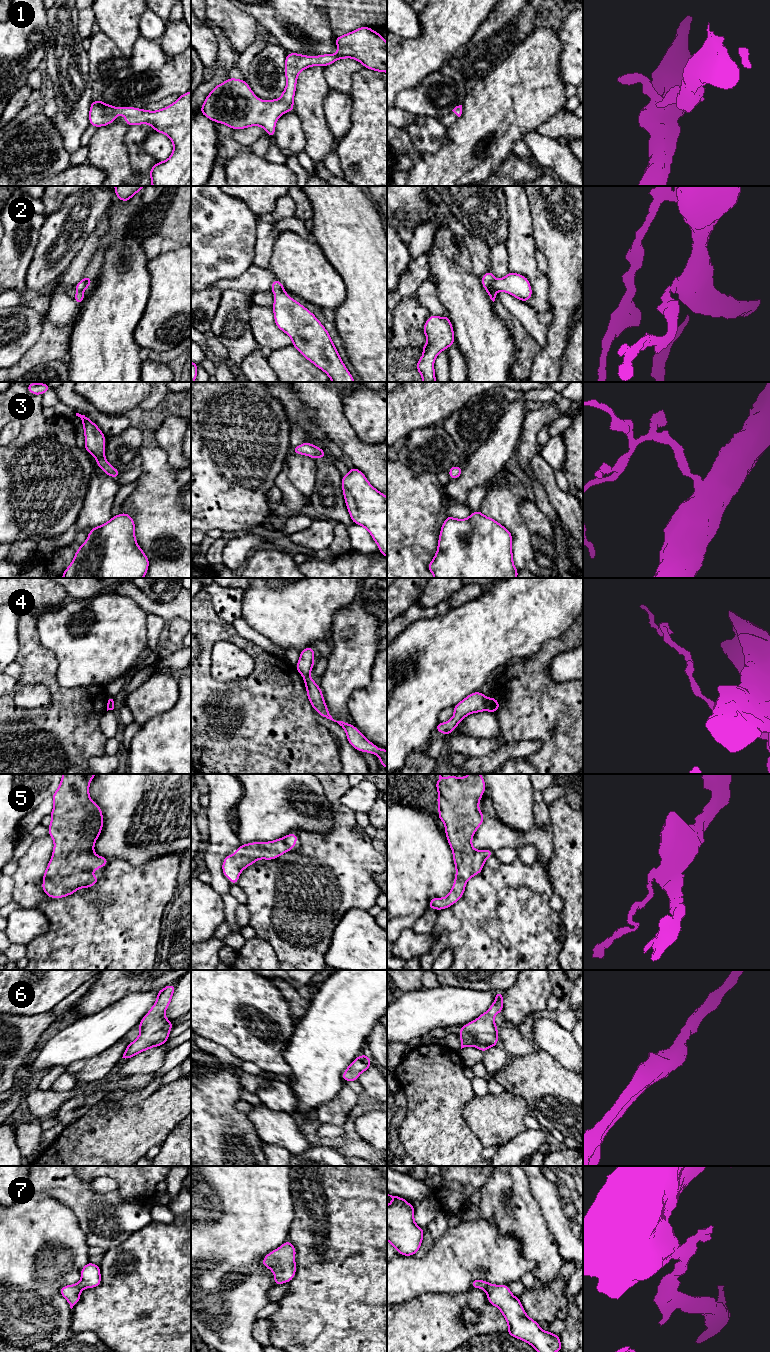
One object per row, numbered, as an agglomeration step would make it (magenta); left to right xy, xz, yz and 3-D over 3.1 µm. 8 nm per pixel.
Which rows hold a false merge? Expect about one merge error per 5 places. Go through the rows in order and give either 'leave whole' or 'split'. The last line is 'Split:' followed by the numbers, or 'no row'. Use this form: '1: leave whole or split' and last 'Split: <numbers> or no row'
1: leave whole
2: leave whole
3: leave whole
4: split
5: leave whole
6: leave whole
7: leave whole
Split: 4

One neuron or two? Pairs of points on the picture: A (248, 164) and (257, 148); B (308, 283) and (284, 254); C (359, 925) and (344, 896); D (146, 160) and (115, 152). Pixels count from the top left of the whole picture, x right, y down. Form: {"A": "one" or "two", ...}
{"A": "two", "B": "one", "C": "two", "D": "two"}

